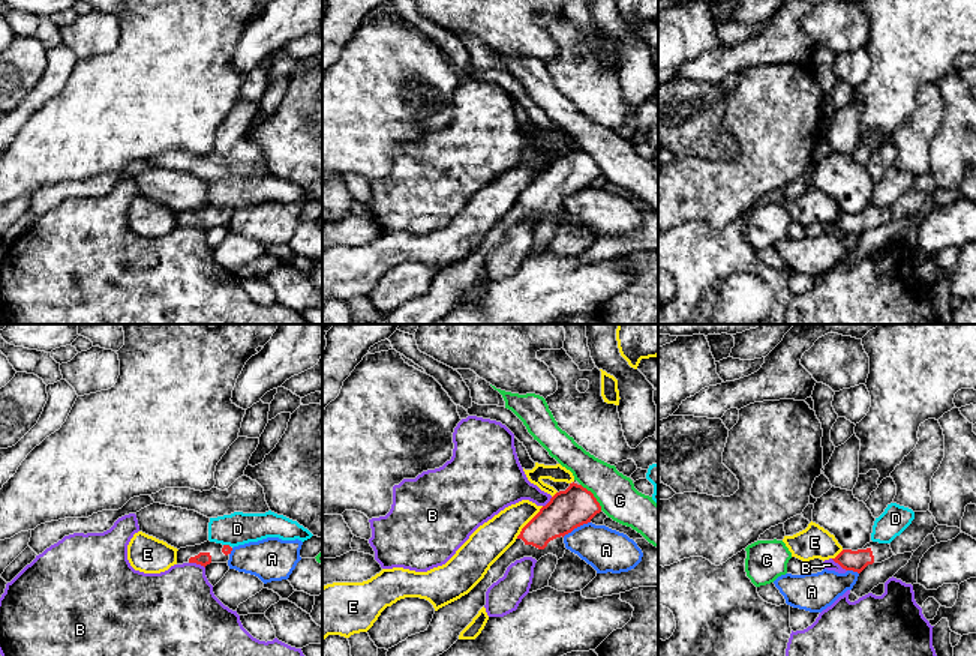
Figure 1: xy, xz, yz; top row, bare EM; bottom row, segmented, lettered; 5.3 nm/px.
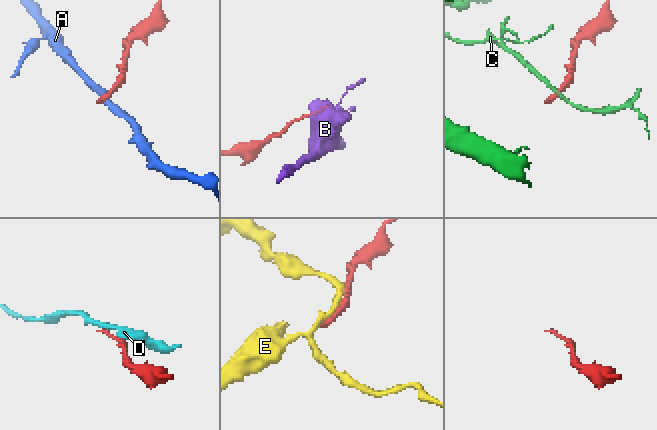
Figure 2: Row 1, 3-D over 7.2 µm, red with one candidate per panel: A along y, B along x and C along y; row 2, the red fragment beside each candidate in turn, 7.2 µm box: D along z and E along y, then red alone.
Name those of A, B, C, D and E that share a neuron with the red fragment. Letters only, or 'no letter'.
no letter

